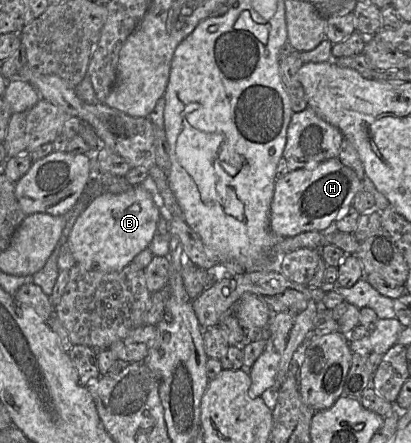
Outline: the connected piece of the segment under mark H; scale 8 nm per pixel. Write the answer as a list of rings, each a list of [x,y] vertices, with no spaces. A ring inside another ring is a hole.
[[[331,158],[311,168],[301,168],[278,177],[270,205],[270,229],[283,238],[310,231],[326,231],[353,205],[355,195],[364,189],[355,171]]]

